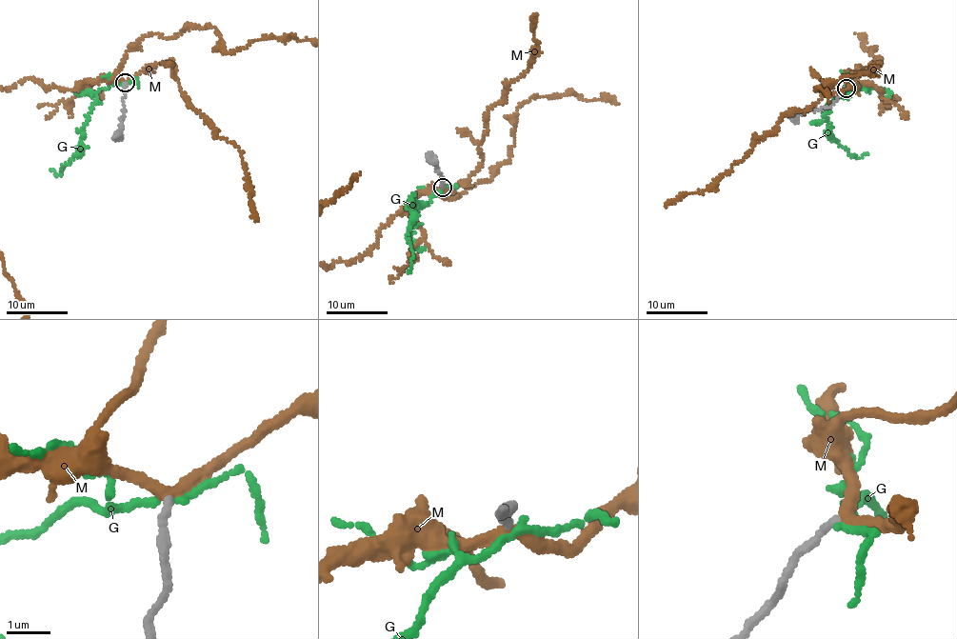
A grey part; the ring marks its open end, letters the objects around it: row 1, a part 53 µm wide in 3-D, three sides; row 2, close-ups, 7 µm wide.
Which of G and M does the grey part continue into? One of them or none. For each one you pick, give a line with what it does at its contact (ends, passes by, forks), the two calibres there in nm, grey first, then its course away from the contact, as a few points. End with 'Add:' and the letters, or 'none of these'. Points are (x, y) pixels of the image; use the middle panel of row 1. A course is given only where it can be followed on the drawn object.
M: It passes by. Thickness 170 nm (grey) against 280 nm
Add: M

